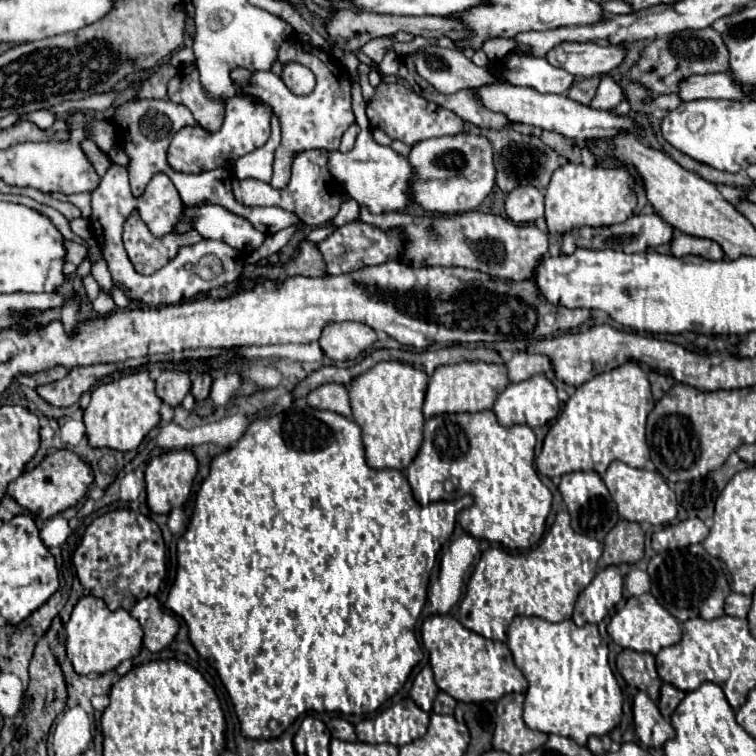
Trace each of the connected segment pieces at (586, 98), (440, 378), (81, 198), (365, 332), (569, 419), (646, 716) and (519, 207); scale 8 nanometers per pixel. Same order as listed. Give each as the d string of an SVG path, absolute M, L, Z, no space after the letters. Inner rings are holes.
M590 77L590 79L584 79L582 83L576 81L570 91L568 91L568 97L570 99L576 99L578 103L590 103L594 99L594 93L596 93L596 87L598 87L598 77Z
M464 361L454 365L440 365L436 367L434 375L430 377L426 399L424 399L424 417L430 419L432 415L440 413L476 413L484 409L492 409L496 395L504 391L508 385L508 371L506 365L484 363L484 361Z
M52 193L52 197L60 199L60 201L70 201L72 205L76 205L82 211L82 217L90 217L90 195L88 193L78 193L78 195L60 195L60 193Z
M356 321L328 323L320 335L320 347L332 361L356 359L366 347L376 341L372 327Z
M628 361L608 373L576 387L576 393L566 401L564 411L550 427L536 467L546 477L558 477L572 471L596 471L604 475L612 461L622 461L630 467L644 467L648 461L648 445L644 437L646 417L654 407L654 397L646 371Z
M638 693L634 697L632 709L636 735L643 746L659 748L675 736L670 721L664 719L646 693Z
M532 185L516 187L506 197L506 215L514 223L536 221L544 215L544 191Z

